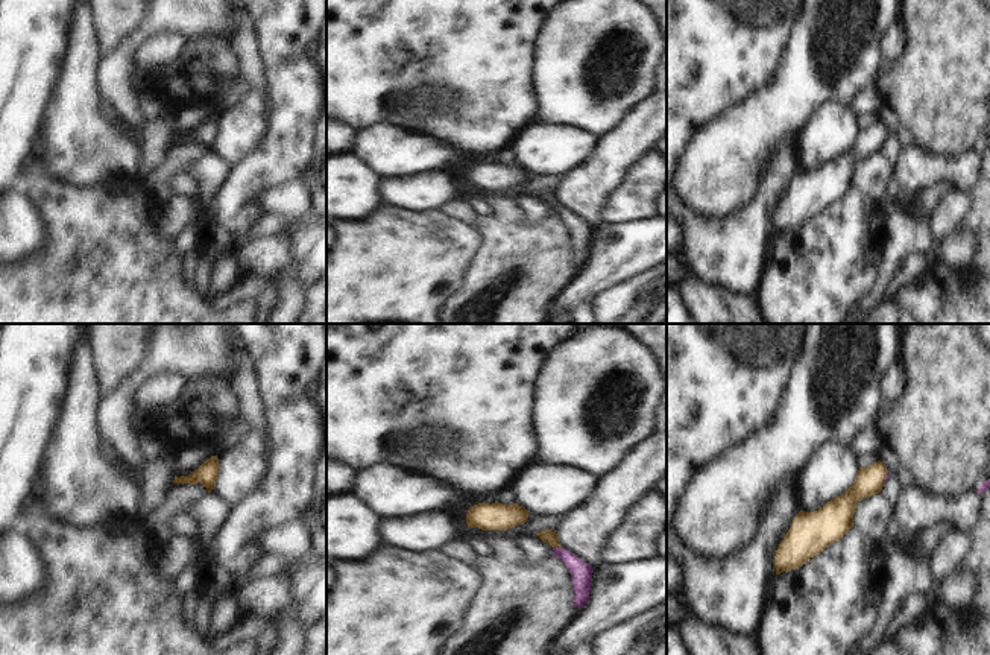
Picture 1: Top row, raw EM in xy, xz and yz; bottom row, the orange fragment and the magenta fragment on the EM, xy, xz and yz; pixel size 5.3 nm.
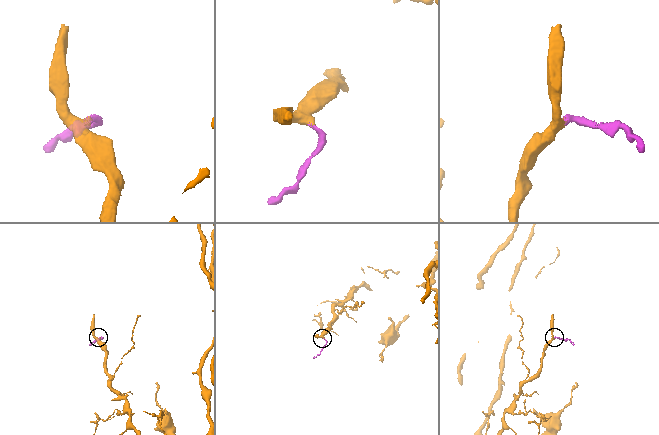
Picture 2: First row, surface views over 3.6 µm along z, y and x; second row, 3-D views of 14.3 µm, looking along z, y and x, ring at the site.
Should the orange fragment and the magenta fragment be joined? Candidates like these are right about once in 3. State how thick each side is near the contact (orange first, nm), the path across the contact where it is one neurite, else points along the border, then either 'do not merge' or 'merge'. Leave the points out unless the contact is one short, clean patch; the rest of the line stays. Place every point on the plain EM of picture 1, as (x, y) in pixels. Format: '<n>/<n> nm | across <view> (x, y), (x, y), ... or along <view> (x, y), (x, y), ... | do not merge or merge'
70/110 nm | across xz (548, 196), (558, 205), (582, 233) | merge

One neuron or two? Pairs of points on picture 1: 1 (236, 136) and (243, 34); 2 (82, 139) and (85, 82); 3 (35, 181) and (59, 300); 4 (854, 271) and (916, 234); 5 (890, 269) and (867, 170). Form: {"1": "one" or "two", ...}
{"1": "one", "2": "one", "3": "one", "4": "two", "5": "one"}

